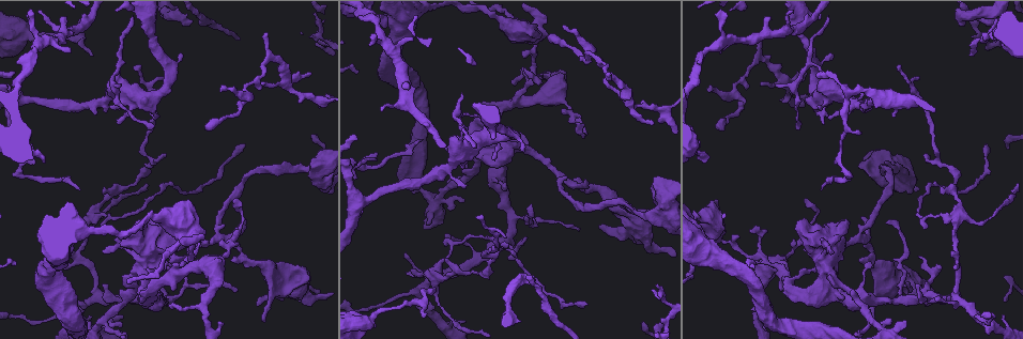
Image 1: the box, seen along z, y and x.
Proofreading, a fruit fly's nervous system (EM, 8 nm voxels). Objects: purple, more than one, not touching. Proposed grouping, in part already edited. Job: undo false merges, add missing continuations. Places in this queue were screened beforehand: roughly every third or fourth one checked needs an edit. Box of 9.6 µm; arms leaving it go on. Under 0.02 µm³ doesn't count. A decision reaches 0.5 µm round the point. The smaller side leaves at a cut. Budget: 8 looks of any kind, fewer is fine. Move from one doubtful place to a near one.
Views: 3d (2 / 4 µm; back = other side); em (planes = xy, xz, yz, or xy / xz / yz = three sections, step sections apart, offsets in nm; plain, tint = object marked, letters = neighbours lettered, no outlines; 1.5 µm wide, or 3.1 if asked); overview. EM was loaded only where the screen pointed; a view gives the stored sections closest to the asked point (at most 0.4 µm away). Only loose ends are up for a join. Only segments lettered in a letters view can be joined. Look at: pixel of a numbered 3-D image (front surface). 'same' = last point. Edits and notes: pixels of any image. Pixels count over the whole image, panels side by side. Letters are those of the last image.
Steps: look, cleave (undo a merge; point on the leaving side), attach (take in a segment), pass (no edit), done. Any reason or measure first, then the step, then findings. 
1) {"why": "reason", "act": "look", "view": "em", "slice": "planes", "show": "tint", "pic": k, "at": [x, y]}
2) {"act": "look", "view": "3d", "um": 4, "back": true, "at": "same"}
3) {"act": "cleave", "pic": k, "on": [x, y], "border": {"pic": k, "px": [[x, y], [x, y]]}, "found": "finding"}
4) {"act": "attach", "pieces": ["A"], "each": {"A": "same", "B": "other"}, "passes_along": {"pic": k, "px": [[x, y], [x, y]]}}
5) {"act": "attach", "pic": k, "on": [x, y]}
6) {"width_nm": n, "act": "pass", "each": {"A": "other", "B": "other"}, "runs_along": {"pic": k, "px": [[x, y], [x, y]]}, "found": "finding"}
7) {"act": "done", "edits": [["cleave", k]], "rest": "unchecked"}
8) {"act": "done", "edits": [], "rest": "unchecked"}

{"why": "thick turns thin", "act": "look", "view": "3d", "um": 2, "pic": 1, "at": [851, 101]}

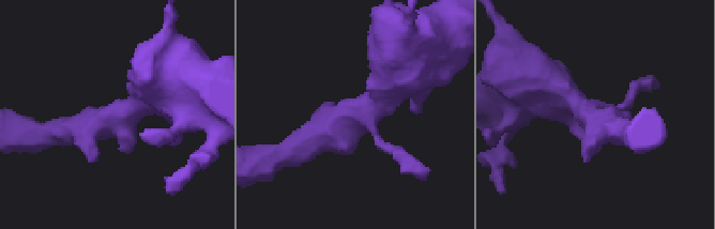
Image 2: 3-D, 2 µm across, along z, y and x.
{"act": "look", "view": "em", "slice": "planes", "show": "letters", "pic": 2, "at": [123, 117]}

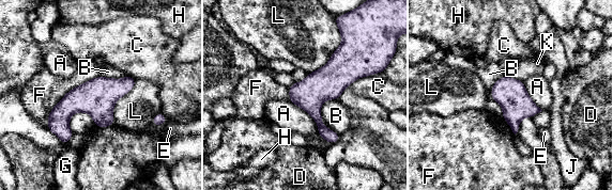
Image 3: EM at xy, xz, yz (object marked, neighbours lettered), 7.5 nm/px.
{"width_nm": 240, "longest_contact_nm": ["F", 480], "act": "pass", "each": {"A": "other", "B": "other", "C": "other", "D": "other", "E": "other", "F": "other", "G": "other", "H": "other", "J": "other", "K": "other", "L": "other"}, "found": "all the same cell"}

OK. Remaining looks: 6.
{"why": "branch stops here", "act": "look", "view": "em", "slice": "xy", "step": 4, "show": "letters", "pic": 1, "at": [821, 187]}

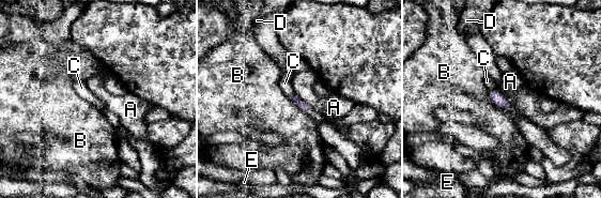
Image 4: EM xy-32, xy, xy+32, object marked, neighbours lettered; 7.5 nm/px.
{"why": "another direction", "act": "look", "view": "em", "slice": "planes", "show": "letters", "at": "same"}

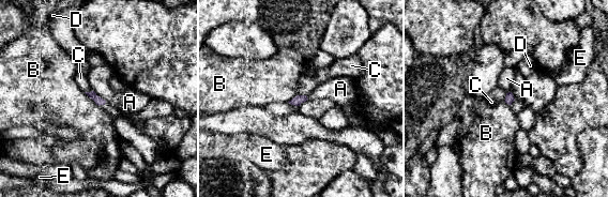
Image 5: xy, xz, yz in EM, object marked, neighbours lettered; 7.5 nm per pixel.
{"width_nm": 70, "act": "pass", "each": {"A": "other", "B": "other", "C": "other", "D": "other", "E": "other"}, "found": "none of them fits"}

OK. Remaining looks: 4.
{"why": "calibre changes", "act": "look", "view": "3d", "um": 2, "pic": 1, "at": [108, 214]}

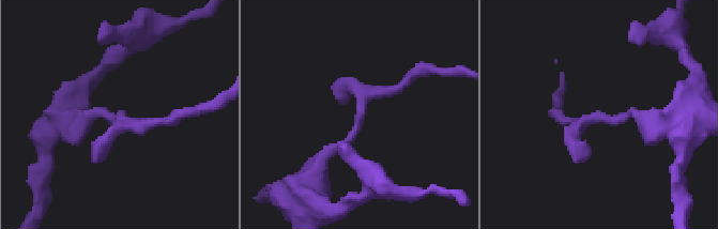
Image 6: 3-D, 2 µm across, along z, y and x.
{"act": "look", "view": "em", "slice": "planes", "show": "plain", "pic": 6, "at": [600, 112]}

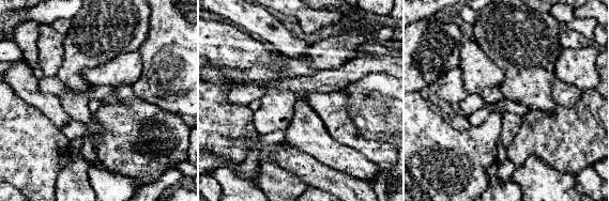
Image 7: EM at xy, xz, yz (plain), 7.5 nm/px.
{"act": "look", "view": "em", "slice": "planes", "show": "letters", "at": "same"}

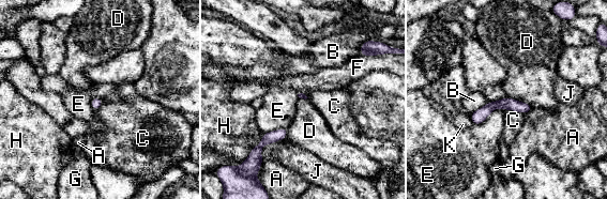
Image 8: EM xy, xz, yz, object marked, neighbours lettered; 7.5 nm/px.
{"width_nm": 50, "longest_contact_nm": ["E", 280], "act": "pass", "each": {"A": "other", "B": "other", "C": "other", "D": "other", "E": "other", "F": "other", "G": "other", "H": "other", "J": "other", "K": "other"}, "found": "all the same cell"}

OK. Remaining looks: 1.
{"act": "done", "edits": [], "rest": "unchecked"}

